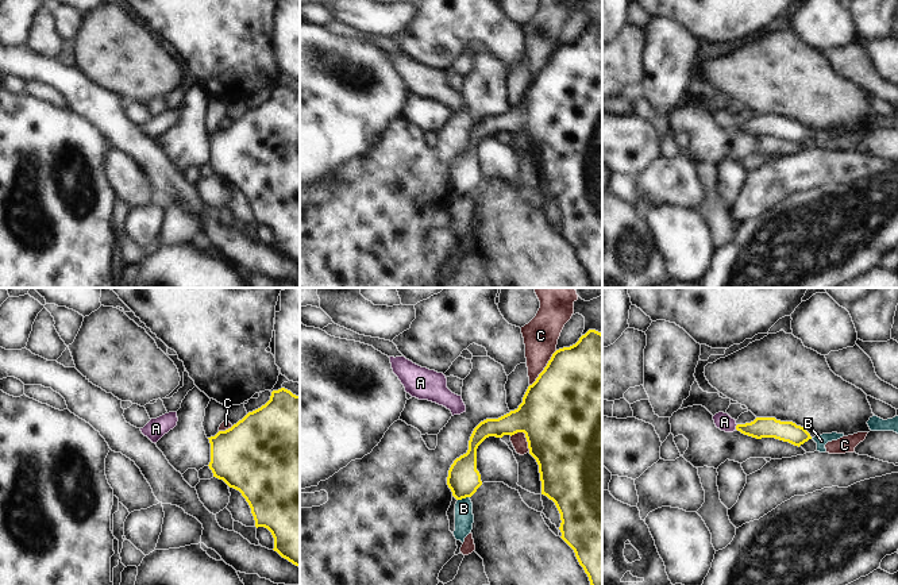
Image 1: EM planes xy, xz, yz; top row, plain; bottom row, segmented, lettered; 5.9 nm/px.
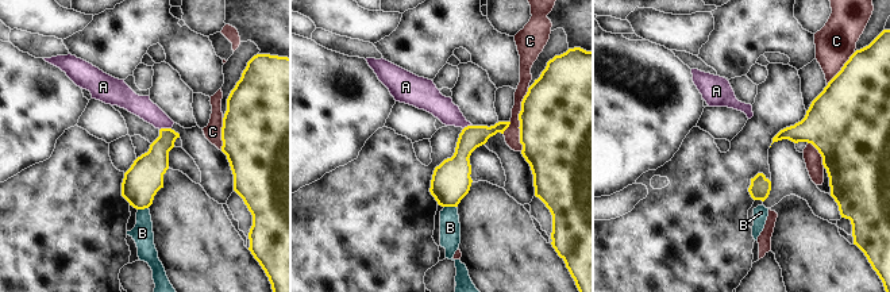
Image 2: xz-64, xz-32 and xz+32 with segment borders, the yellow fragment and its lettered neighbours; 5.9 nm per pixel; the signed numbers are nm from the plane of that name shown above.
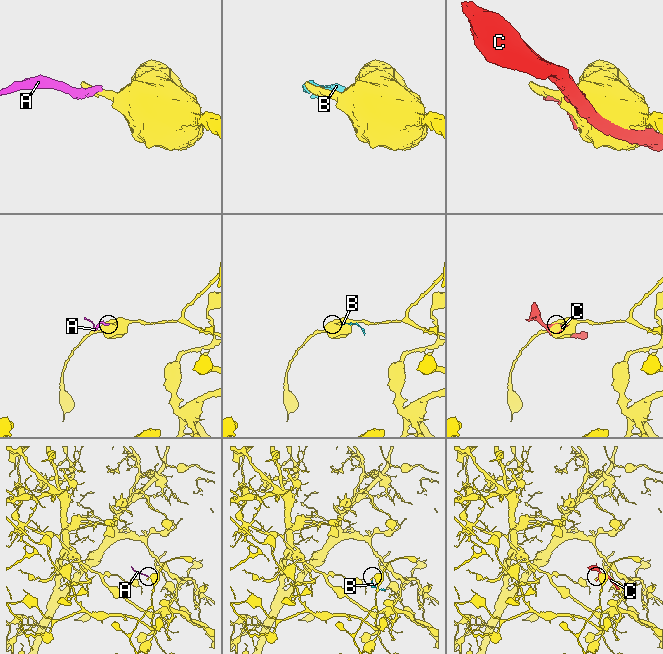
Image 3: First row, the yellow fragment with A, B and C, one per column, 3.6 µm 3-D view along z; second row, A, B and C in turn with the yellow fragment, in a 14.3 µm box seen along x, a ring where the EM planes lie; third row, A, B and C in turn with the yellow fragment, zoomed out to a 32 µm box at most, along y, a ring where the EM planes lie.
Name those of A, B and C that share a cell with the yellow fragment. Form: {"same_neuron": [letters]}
{"same_neuron": []}

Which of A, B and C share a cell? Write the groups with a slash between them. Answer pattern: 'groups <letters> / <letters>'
groups A / B / C

